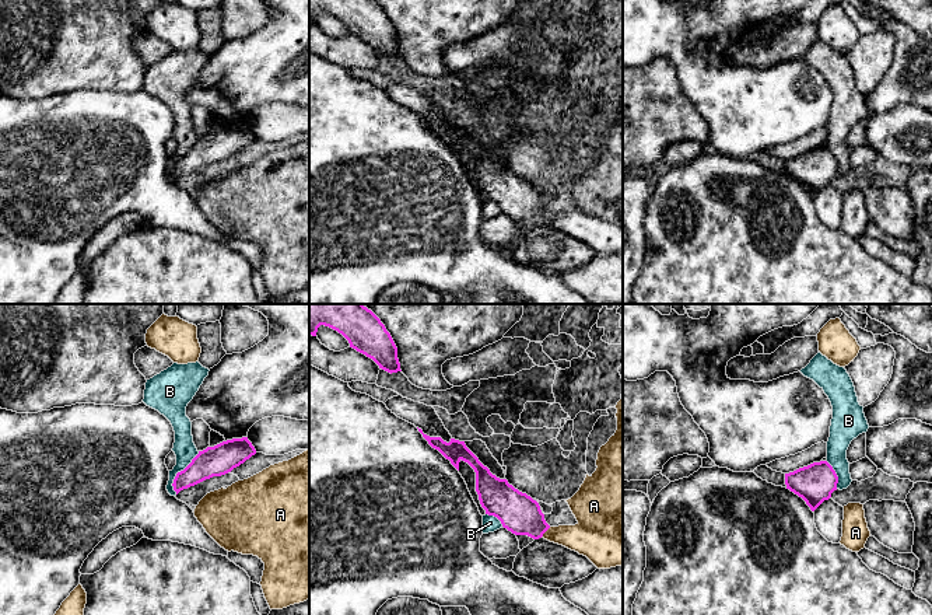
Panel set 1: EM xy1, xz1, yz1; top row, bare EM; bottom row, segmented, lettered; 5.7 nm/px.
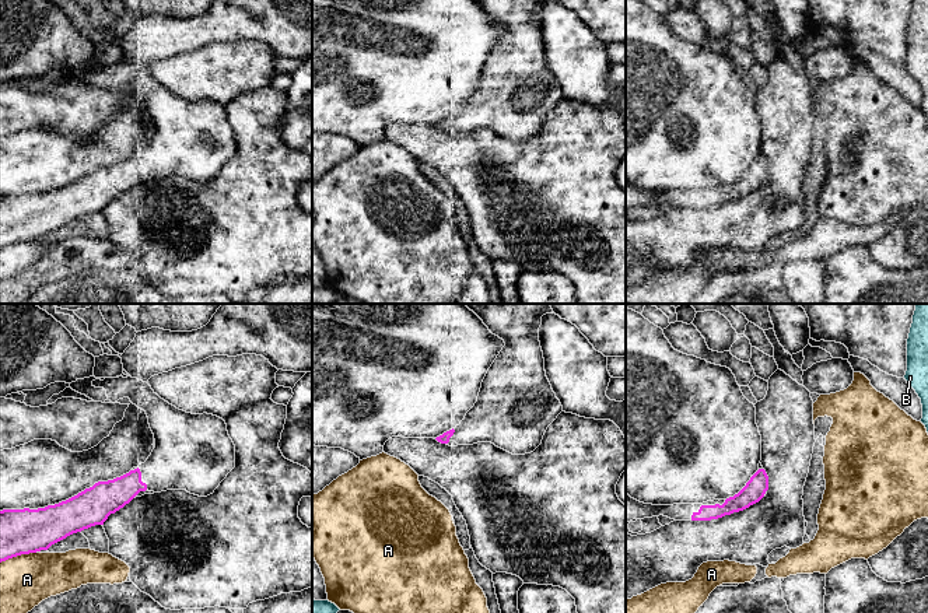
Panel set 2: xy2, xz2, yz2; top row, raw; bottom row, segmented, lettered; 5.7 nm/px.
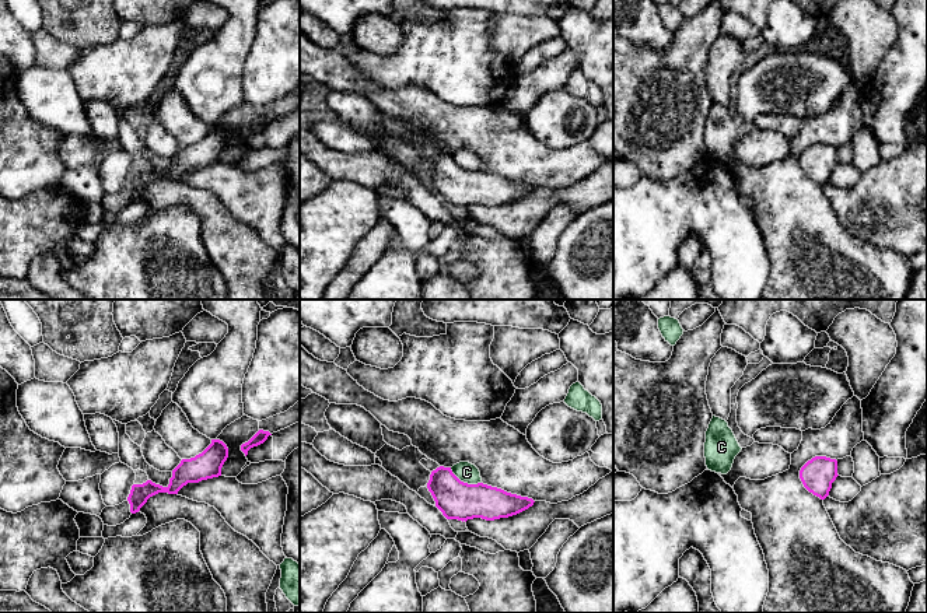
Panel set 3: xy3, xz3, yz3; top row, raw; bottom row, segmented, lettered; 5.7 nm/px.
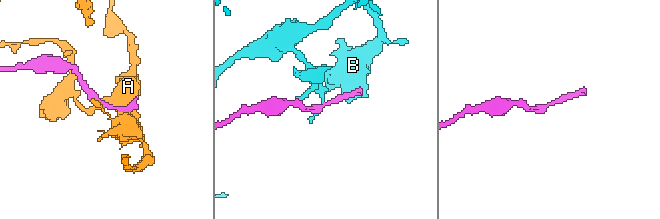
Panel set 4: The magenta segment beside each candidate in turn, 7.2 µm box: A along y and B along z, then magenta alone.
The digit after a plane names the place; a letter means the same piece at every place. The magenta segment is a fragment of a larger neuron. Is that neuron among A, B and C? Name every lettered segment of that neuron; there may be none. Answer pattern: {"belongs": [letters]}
{"belongs": []}

